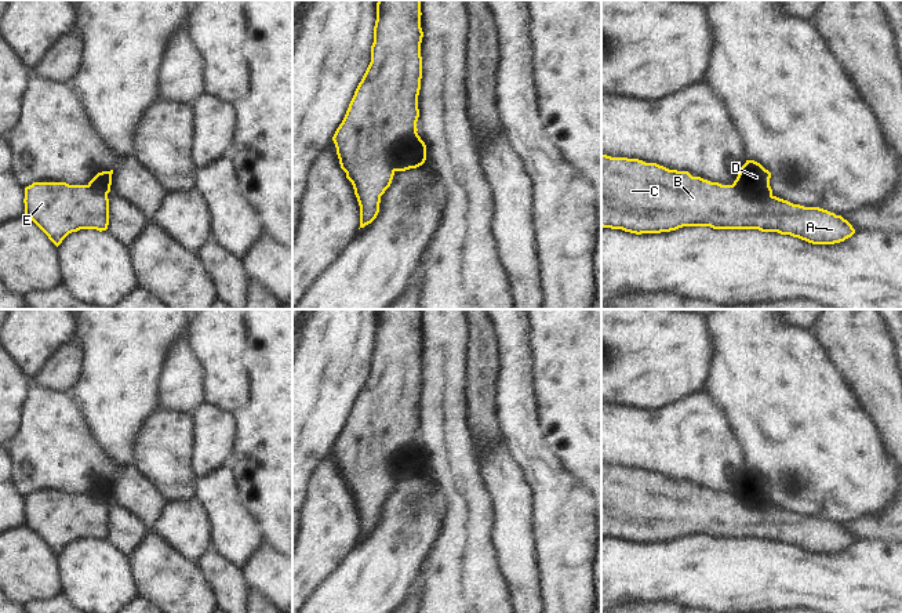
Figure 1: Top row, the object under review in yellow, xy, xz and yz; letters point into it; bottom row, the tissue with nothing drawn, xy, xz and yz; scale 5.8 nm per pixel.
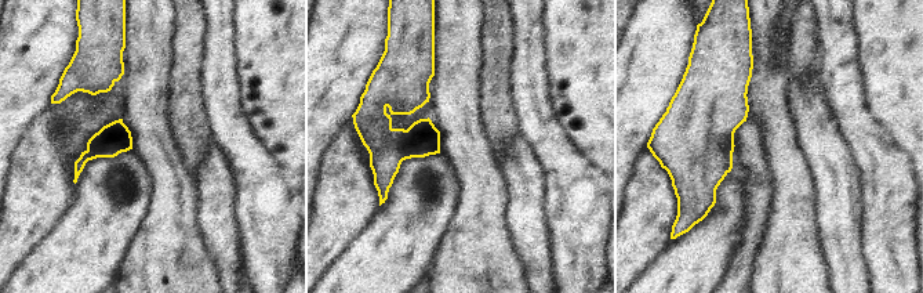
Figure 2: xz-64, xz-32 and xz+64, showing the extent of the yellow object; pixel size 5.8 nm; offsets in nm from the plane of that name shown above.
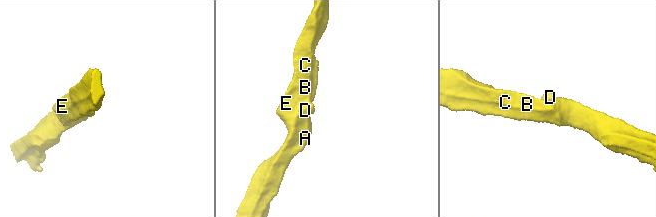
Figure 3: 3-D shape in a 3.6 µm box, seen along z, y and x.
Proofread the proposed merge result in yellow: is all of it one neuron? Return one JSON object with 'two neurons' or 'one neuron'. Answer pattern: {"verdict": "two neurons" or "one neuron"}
{"verdict": "one neuron"}

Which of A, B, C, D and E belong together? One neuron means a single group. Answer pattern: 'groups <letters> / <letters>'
groups A B C D E

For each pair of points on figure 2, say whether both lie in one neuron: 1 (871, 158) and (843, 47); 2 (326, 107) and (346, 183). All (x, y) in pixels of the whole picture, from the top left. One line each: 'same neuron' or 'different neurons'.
1: same neuron
2: different neurons

